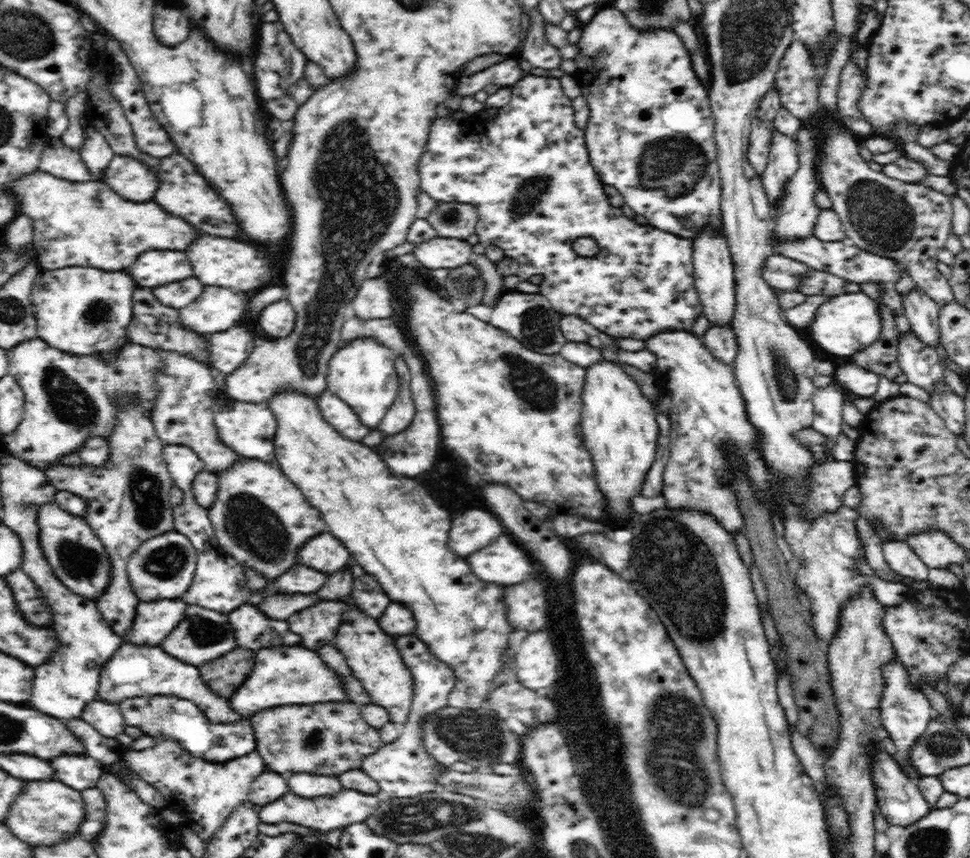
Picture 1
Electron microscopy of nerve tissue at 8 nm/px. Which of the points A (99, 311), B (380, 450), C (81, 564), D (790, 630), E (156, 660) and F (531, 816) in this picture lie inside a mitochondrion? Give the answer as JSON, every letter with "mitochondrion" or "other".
{"A":"mitochondrion","B":"other","C":"mitochondrion","D":"other","E":"other","F":"other"}

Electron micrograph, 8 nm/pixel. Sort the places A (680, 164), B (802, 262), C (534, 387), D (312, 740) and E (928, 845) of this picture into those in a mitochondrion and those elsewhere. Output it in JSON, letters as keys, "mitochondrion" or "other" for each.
{"A":"mitochondrion","B":"other","C":"mitochondrion","D":"mitochondrion","E":"mitochondrion"}

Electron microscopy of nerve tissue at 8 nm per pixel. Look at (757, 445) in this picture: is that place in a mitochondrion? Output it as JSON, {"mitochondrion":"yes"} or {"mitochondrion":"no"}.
{"mitochondrion":"no"}

